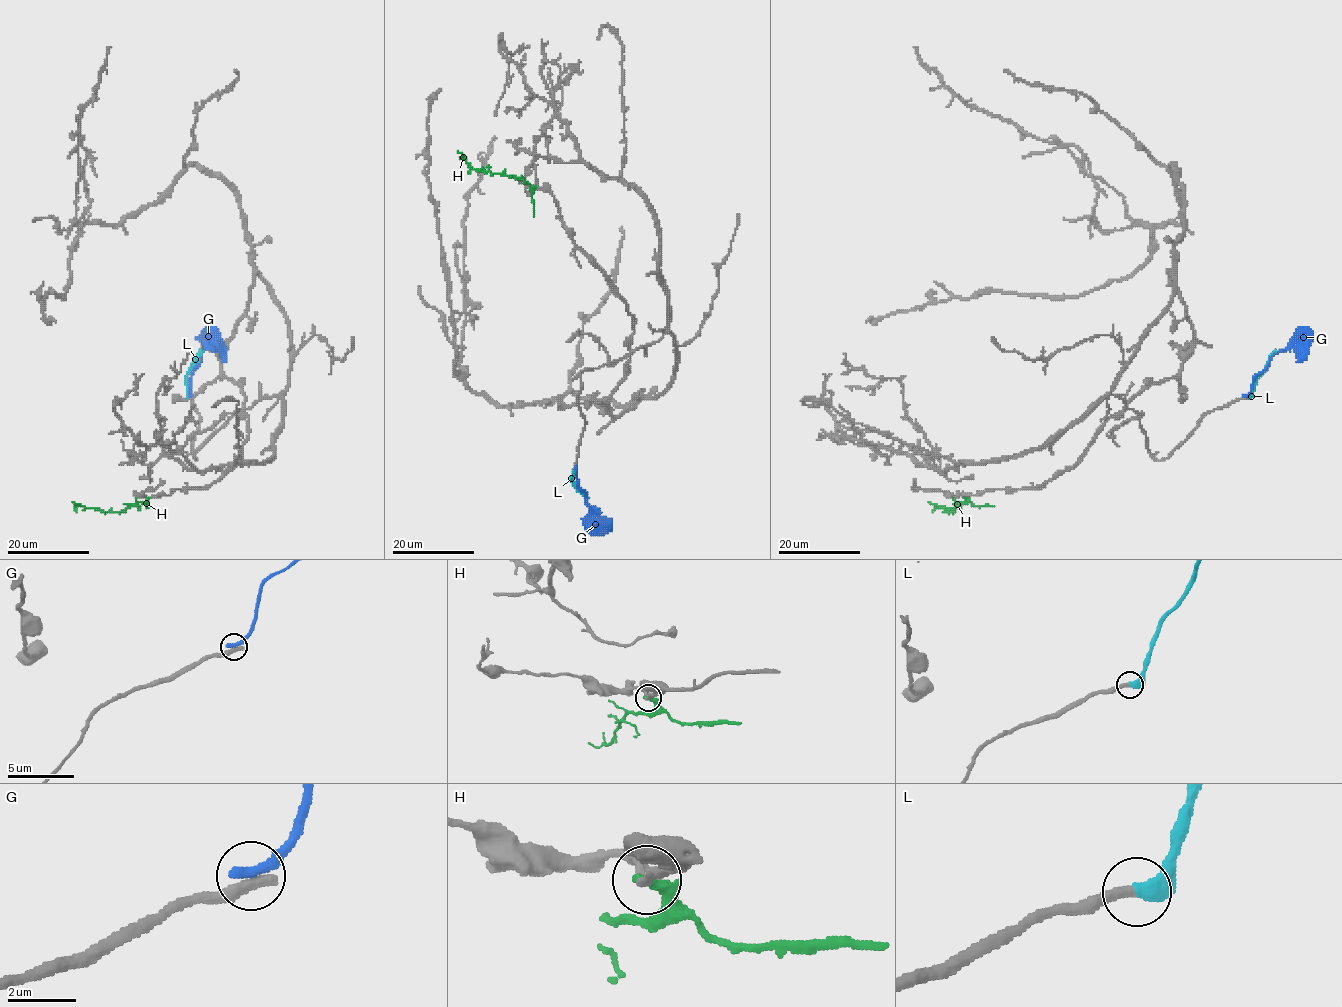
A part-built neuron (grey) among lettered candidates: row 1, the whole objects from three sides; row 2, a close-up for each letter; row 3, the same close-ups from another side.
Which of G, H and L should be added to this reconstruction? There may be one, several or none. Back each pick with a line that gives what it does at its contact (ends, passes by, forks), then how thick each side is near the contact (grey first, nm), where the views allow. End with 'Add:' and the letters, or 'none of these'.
L: It ends there. Thickness 280 nm (grey) against 440 nm
Add: L

